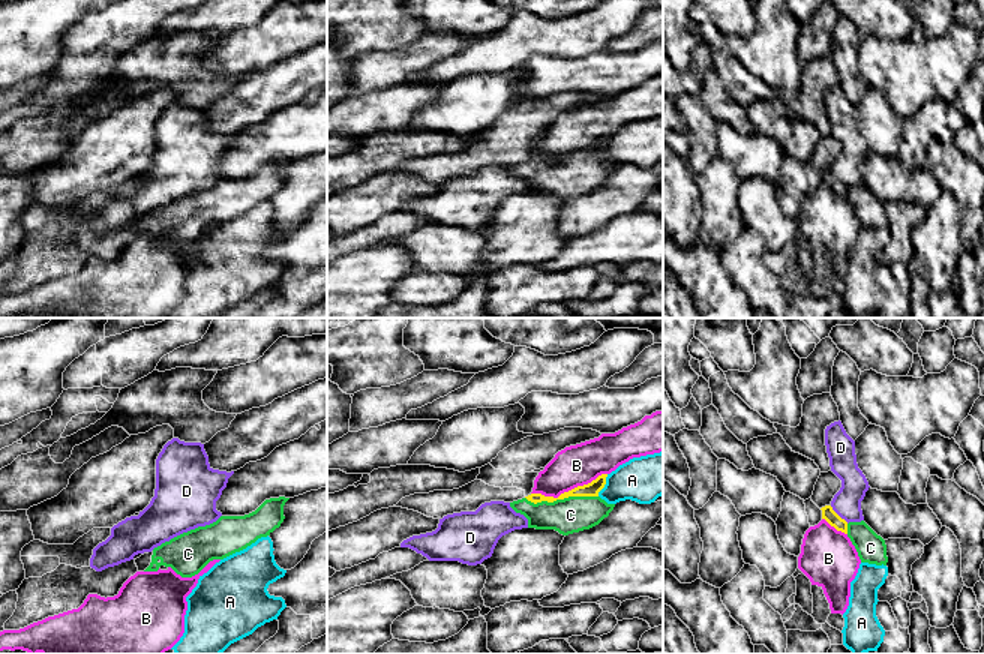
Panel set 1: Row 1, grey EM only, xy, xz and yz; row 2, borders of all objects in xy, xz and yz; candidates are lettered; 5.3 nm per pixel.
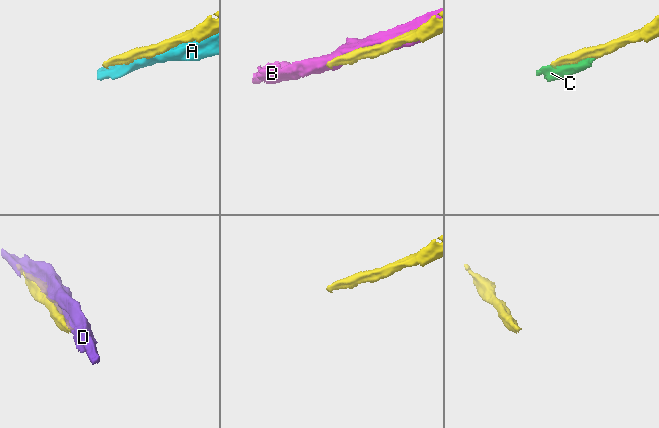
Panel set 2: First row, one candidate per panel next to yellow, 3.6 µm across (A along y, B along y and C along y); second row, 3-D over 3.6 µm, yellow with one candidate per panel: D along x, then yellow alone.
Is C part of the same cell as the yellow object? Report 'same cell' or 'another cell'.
same cell

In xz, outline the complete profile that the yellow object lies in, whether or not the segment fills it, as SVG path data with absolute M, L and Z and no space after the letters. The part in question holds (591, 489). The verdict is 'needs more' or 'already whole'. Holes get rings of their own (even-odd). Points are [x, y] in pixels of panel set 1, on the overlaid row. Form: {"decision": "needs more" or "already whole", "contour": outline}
{"decision": "needs more", "contour": "M602 474L558 498L531 494L510 502L510 507L528 519L528 528L555 530L562 536L590 530L608 518L615 507L598 496L606 477L608 474Z"}

